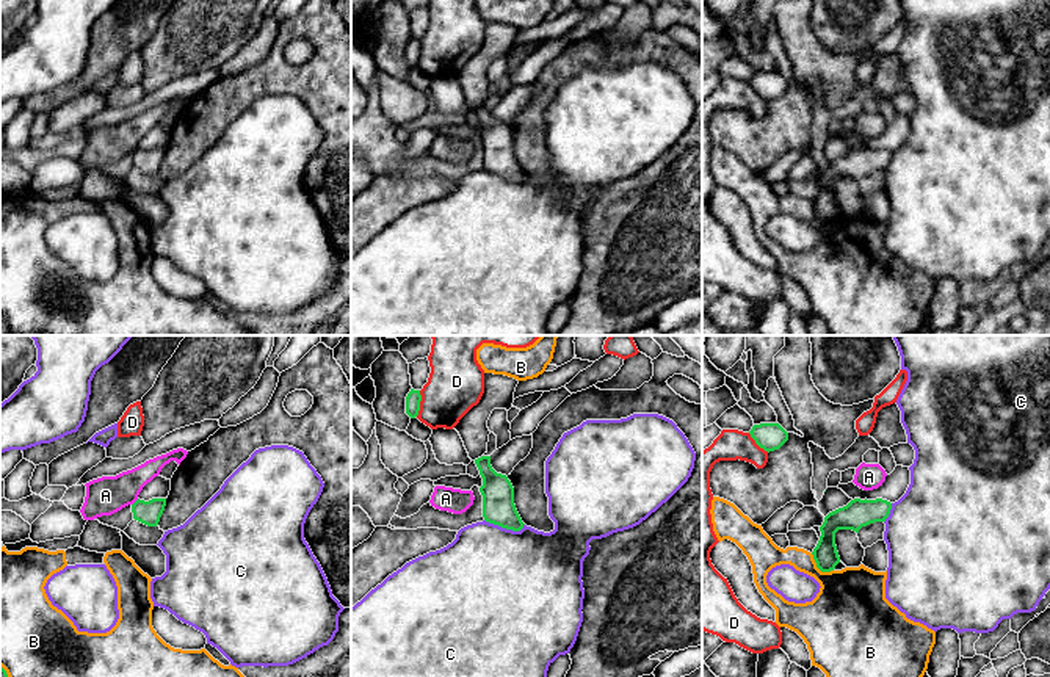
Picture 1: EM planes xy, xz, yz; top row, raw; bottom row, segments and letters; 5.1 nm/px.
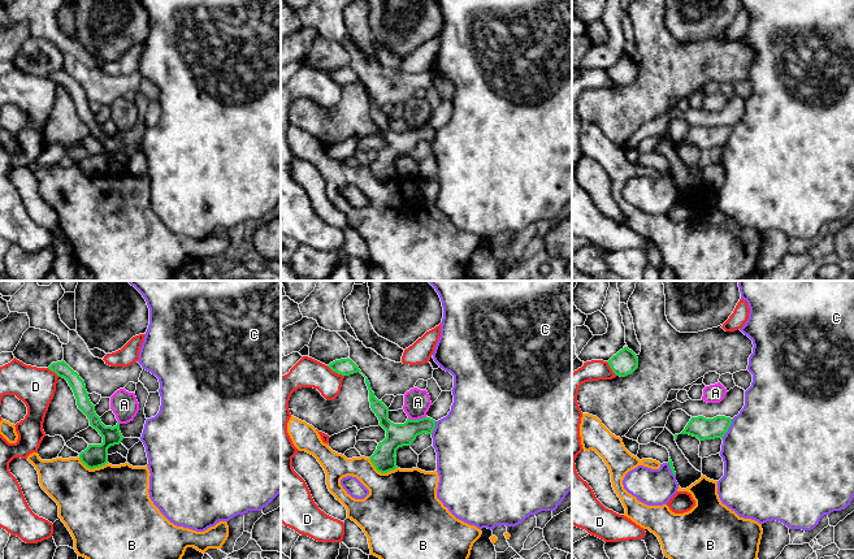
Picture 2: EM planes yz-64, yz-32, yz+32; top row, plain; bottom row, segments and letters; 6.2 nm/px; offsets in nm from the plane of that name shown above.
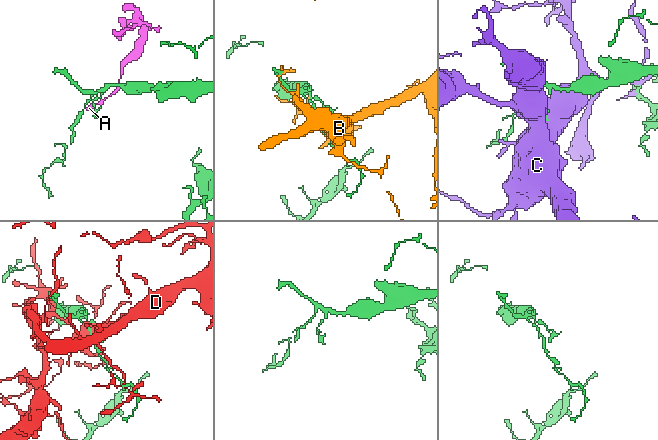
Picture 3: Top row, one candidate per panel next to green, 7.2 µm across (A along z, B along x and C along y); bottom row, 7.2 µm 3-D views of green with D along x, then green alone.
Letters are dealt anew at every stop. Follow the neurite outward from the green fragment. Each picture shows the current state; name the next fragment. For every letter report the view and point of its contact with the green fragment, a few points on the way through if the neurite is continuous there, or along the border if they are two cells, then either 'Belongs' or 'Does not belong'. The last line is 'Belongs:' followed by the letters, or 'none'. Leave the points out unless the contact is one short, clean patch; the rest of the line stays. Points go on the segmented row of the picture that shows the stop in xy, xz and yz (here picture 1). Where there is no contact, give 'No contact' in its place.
A: Touches green at xy (135, 502). Boundary: xy (138, 499), (132, 505). Does not belong
B: Touches green at yz (818, 568). Does not belong
C: Touches green at xz (505, 527). Does not belong
D: Touches green at xz (419, 403). Does not belong
Belongs: none

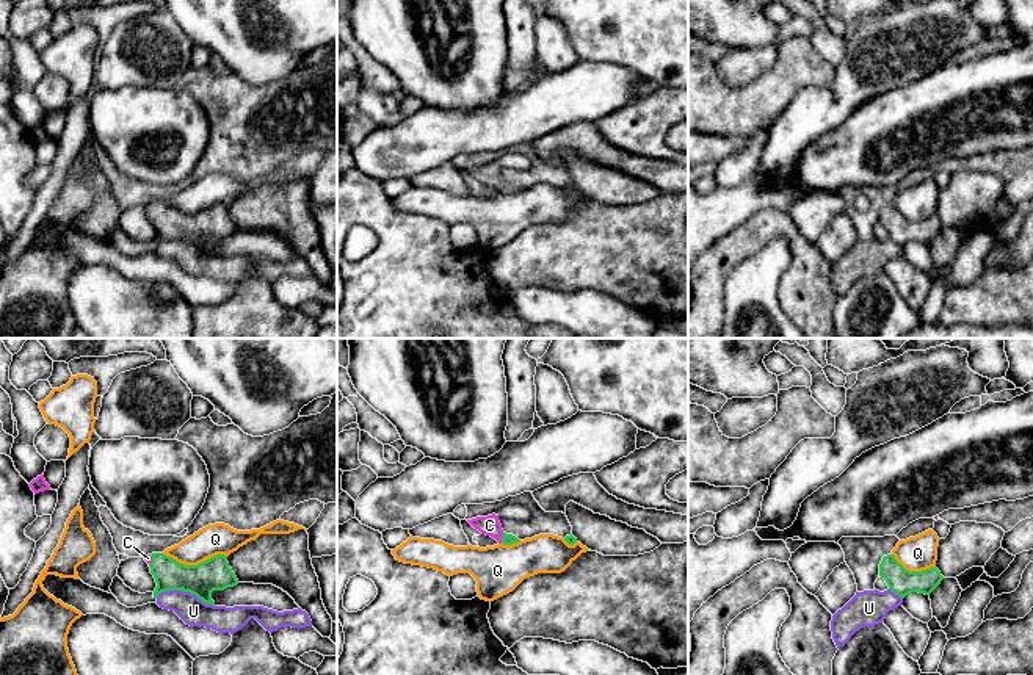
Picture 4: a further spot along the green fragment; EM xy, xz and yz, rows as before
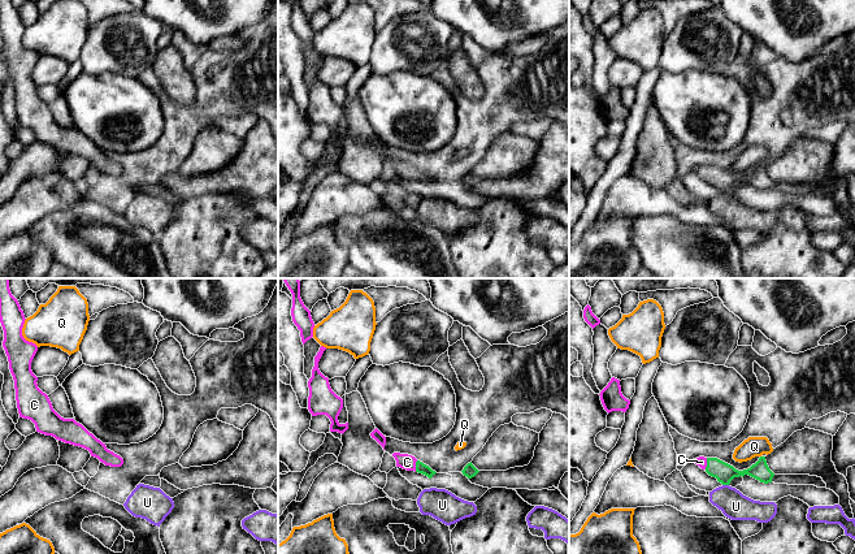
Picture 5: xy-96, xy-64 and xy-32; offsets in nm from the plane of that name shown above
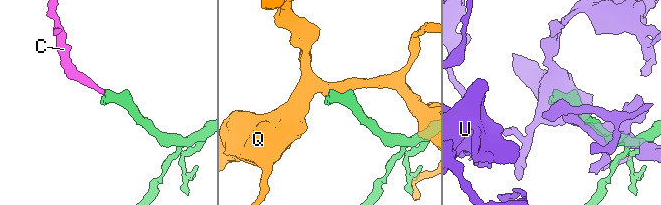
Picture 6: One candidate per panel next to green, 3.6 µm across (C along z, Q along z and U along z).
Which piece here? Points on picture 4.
C: Touches green at xz (502, 537). Belongs
Q: Touches green at xy (195, 566). Does not belong
U: Touches green at xy (185, 591). Does not belong
Belongs: C

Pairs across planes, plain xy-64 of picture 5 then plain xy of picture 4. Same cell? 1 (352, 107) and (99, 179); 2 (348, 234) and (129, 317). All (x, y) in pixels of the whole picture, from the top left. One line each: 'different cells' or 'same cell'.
1: same cell
2: same cell

